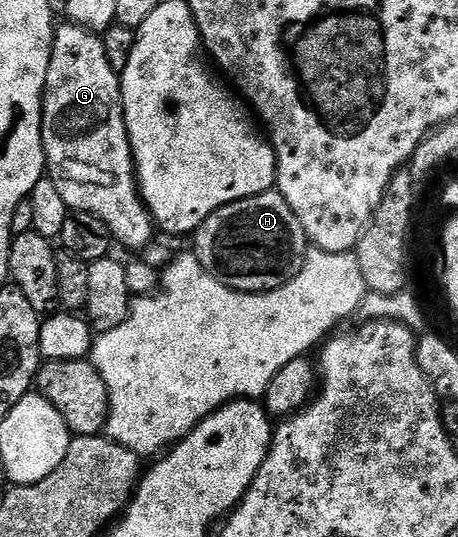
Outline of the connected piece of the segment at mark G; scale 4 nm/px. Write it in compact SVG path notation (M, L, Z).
M73 24L59 25L54 31L46 87L42 93L42 143L46 157L46 174L64 196L67 211L90 214L108 228L111 239L130 250L142 250L156 234L150 211L138 192L134 157L130 155L128 128L122 107L122 80L104 56L101 37Z

